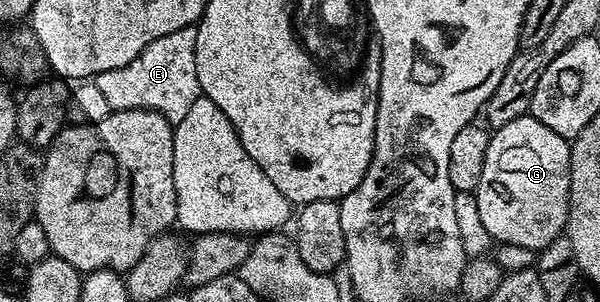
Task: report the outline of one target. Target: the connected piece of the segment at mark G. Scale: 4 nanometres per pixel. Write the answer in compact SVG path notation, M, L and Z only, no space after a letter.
M532 115L520 117L501 129L492 130L487 159L483 159L483 175L477 184L475 196L483 227L487 227L494 242L540 251L566 232L569 219L570 148L566 138L555 135L551 127L543 127L543 123L539 123L539 119Z

